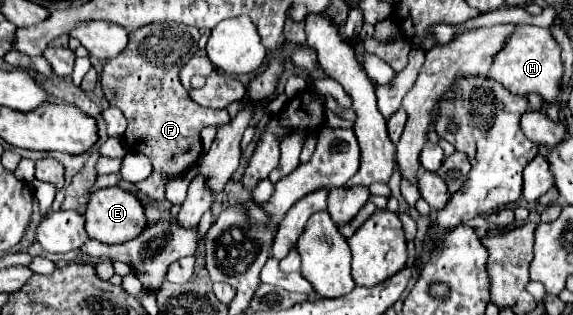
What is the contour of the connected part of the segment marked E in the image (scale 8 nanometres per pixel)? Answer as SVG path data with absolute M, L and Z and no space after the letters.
M106 187L90 195L90 201L86 205L86 233L90 239L96 239L106 245L116 245L116 243L126 243L134 239L136 235L142 233L146 227L146 217L144 217L144 207L134 197L132 193L120 189L120 187Z

